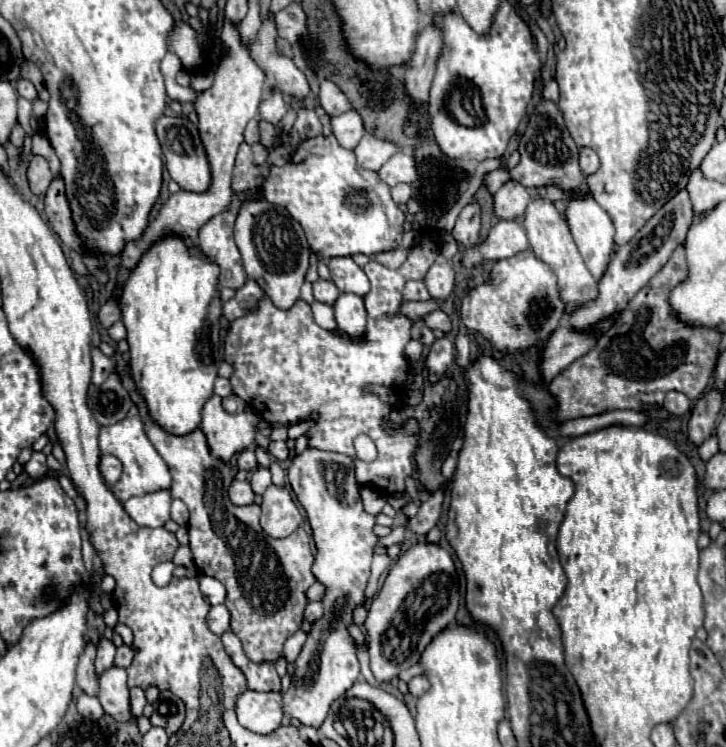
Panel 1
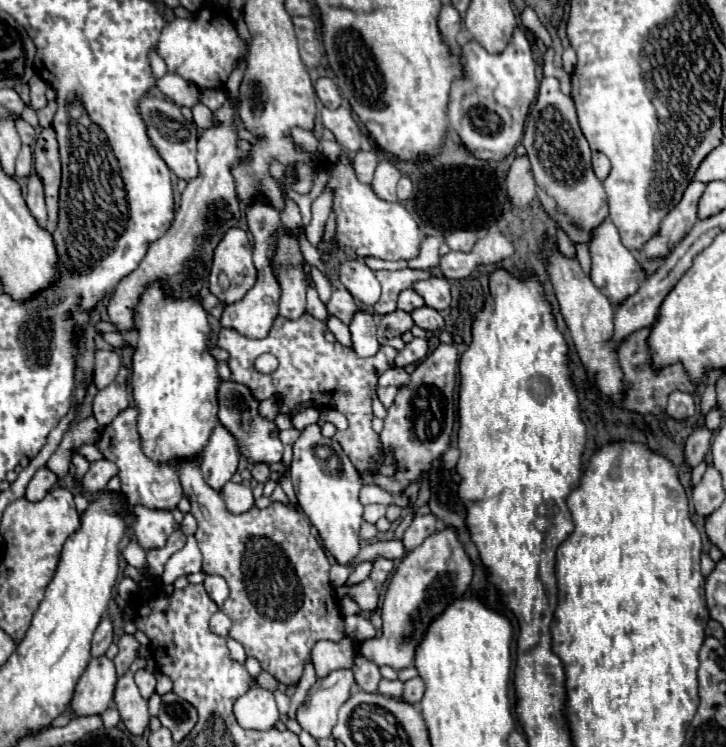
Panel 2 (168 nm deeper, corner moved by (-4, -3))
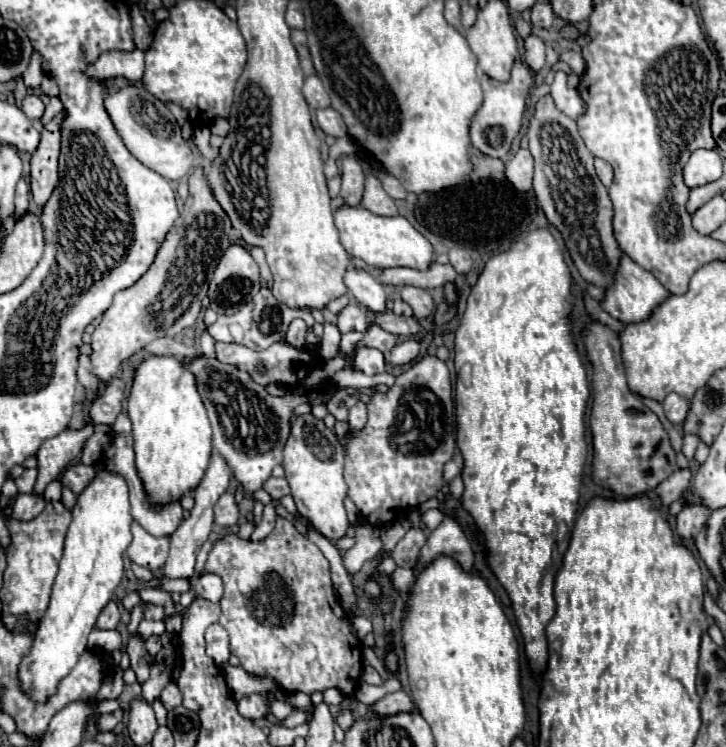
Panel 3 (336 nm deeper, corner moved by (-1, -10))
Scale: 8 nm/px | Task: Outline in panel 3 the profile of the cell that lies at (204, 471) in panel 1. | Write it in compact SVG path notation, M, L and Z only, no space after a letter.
M277 515L275 529L261 541L241 539L237 533L217 539L205 561L205 571L223 579L225 593L221 599L219 623L229 631L231 653L239 657L245 671L271 675L287 693L303 691L311 695L313 691L325 691L327 687L335 687L343 695L351 695L355 691L363 669L363 643L357 635L353 635L351 621L345 621L345 613L331 585L329 561L323 557L317 545L313 545L295 529L289 519Z

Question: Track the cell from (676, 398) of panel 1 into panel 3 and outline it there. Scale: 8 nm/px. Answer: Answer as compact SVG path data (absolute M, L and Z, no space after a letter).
M669 393L663 401L663 409L665 409L665 415L667 419L673 423L673 425L681 425L687 417L687 411L689 411L689 401L683 399L681 395L677 393Z

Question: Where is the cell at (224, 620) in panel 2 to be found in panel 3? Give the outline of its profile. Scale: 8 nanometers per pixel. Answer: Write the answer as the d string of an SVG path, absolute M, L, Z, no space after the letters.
M213 623L205 631L205 641L207 641L207 651L209 655L217 661L217 665L227 663L229 659L229 633L225 627L219 623Z

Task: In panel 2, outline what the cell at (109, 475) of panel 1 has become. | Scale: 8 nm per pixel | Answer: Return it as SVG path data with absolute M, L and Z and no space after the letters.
M96 460L96 462L90 464L90 470L82 478L82 488L92 492L92 494L98 494L98 492L102 492L106 488L108 480L114 474L118 474L116 464L112 464L110 460Z

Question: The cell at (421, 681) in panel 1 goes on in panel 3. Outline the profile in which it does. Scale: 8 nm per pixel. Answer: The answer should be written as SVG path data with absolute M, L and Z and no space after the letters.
M401 689L395 693L387 693L381 701L371 705L371 709L377 715L395 715L401 711L413 711L413 699Z

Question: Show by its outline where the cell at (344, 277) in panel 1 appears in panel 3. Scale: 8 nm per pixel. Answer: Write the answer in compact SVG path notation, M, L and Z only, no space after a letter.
M347 269L345 285L359 305L377 313L385 311L385 299L387 299L385 287L379 281L375 281L367 271Z

